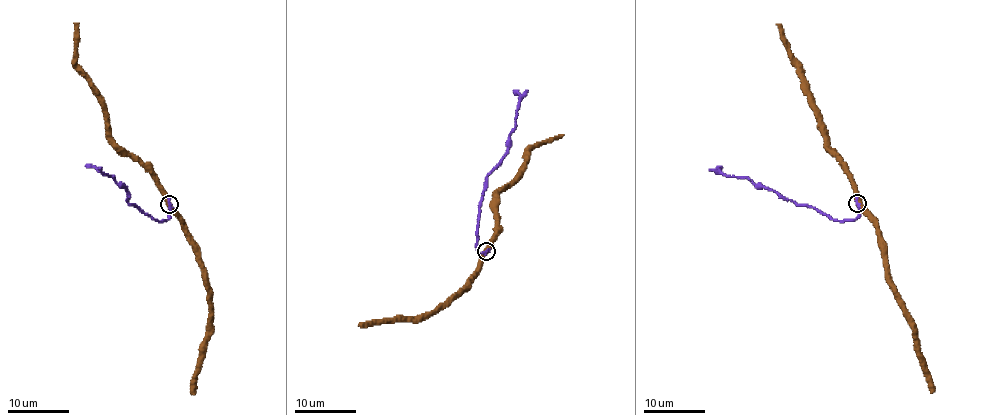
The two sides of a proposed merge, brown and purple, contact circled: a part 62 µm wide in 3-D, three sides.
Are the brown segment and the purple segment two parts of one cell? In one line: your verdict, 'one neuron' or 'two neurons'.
one neuron

